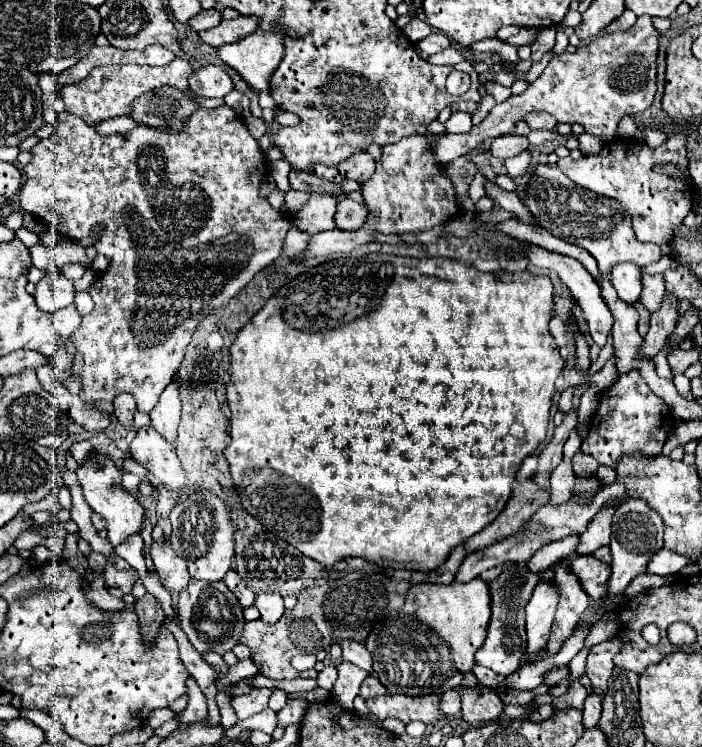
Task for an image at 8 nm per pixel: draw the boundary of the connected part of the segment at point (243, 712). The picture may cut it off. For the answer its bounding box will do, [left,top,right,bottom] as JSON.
[231,689,273,719]

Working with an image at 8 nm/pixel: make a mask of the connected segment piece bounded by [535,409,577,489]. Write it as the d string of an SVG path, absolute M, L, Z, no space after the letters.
M577 409L569 411L563 419L563 423L559 427L555 427L555 437L551 439L551 443L539 453L539 465L535 469L535 481L541 489L547 489L549 487L549 475L551 471L561 463L561 451L563 451L563 445L569 437L569 431L577 425Z

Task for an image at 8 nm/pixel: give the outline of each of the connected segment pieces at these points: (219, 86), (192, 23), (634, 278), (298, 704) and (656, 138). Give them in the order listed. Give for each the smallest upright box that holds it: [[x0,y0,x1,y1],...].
[[189,65,233,99],[189,9,221,31],[611,263,641,303],[277,697,309,727],[645,129,667,147]]

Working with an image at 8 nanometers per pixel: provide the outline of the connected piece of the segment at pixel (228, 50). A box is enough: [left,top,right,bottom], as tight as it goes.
[217,29,283,93]

